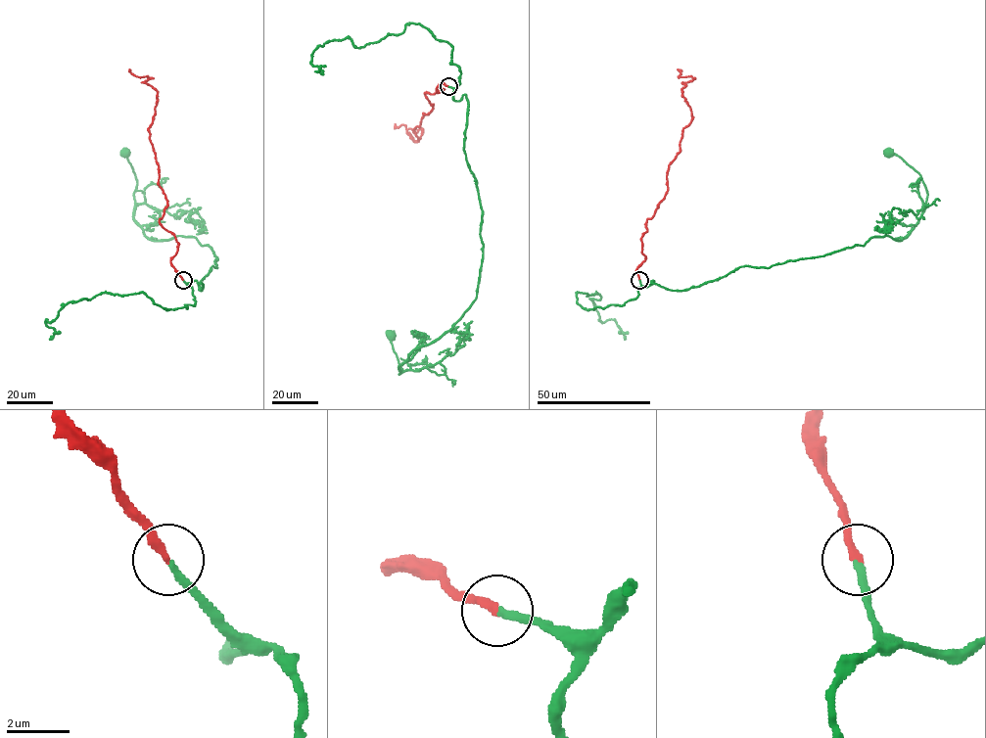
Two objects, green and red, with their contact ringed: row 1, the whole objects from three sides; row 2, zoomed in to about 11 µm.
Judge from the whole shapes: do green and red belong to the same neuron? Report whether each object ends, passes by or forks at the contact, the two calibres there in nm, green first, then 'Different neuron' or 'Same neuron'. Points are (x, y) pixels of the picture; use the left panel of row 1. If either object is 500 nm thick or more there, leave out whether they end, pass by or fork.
At the ring green ends. At the ring red ends. Thickness 200 nm (green) against 240 nm. Same neuron

